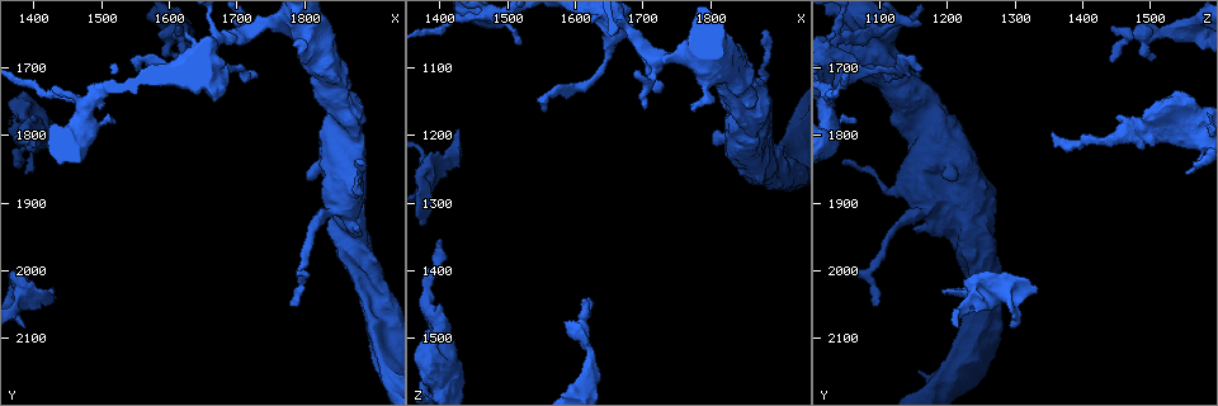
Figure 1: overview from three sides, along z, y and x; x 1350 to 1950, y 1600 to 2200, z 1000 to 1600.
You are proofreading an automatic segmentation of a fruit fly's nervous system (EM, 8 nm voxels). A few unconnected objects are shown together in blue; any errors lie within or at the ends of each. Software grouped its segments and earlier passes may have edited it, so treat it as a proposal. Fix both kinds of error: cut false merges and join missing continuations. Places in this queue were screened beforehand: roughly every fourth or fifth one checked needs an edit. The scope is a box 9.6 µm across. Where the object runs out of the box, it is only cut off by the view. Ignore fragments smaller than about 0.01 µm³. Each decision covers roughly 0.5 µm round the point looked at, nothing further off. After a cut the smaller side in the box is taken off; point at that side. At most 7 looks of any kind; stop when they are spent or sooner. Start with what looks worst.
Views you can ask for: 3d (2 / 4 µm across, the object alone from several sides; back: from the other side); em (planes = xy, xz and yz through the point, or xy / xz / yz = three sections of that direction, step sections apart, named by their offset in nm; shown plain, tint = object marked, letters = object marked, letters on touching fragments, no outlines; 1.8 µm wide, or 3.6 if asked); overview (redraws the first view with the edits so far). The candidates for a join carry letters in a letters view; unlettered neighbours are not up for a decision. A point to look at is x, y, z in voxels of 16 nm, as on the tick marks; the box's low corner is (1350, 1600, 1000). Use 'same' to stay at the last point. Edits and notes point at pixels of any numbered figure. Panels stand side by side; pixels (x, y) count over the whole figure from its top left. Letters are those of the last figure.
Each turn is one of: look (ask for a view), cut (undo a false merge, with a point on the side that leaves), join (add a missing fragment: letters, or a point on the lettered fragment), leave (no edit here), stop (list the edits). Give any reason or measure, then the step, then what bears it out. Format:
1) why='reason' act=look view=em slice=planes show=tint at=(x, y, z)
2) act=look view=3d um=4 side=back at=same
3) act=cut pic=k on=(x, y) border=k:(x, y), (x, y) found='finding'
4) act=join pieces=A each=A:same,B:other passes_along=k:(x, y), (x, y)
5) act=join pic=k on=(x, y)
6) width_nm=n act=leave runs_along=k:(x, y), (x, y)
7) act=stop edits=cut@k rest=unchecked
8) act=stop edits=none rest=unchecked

why='thin end' act=look view=3d um=4 at=(1430, 2035, 1195)

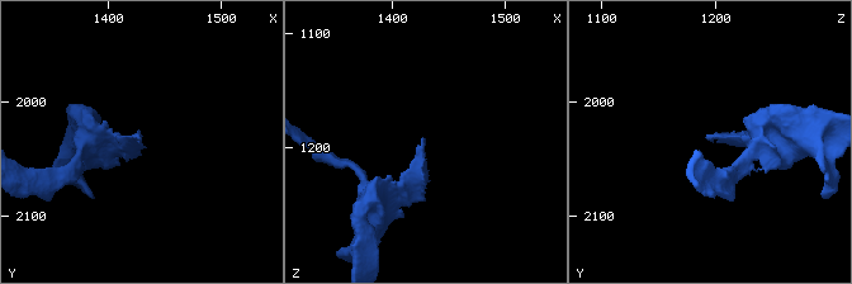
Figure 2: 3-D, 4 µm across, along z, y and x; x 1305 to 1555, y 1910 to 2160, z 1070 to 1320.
act=look view=em slice=planes show=tint at=(1430, 2034, 1194)

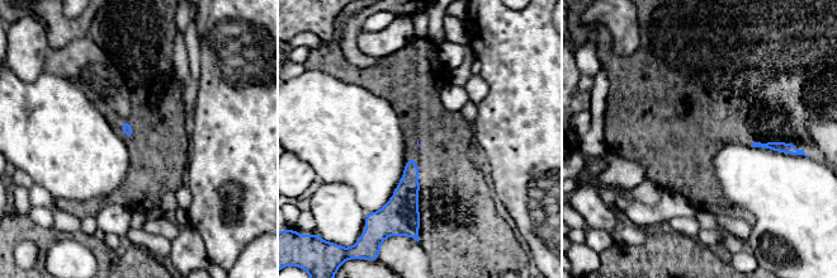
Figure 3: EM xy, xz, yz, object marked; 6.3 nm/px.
act=look view=em slice=planes show=letters at=same

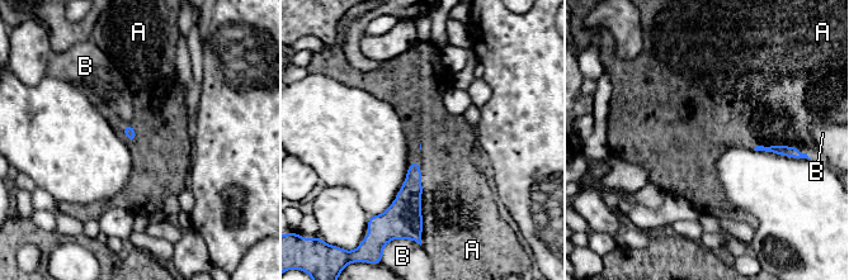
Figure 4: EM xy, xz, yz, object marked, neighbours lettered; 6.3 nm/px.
act=join pieces=A each=A:same,B:other passes_along=4:(397, 222), (420, 197), (458, 207) found='it goes on there'

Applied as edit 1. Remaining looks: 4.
why='an open end' act=look view=3d um=4 at=(1400, 1800, 1350)

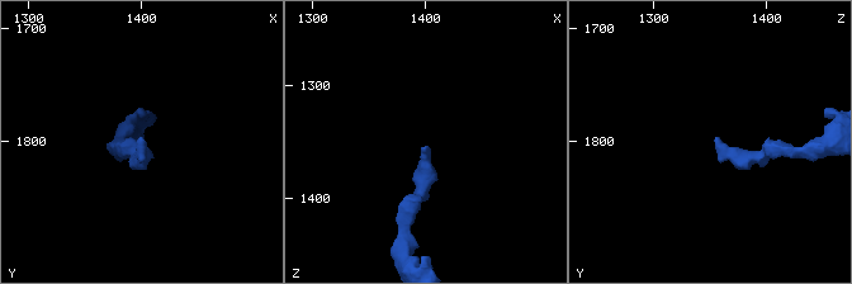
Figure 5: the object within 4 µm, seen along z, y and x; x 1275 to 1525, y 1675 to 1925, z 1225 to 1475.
why='shape alone is not enough' act=look view=em slice=yz step=4 show=tint at=(1398, 1798, 1354)

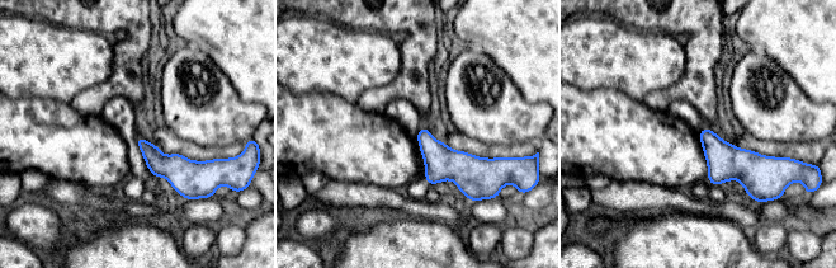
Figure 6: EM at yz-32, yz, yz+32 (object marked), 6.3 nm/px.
act=look view=em slice=planes show=letters at=same

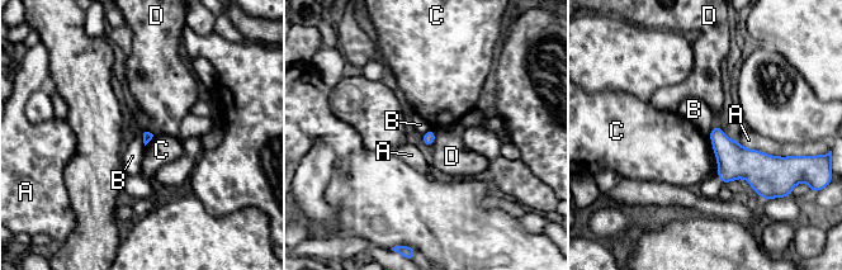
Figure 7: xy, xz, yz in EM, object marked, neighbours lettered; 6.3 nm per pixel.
act=leave each=A:other,B:other,C:other,D:other found='no lettered fragment goes on from it'

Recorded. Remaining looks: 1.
why='an open end' act=look view=em slice=planes show=letters at=(1620, 1635, 1440)

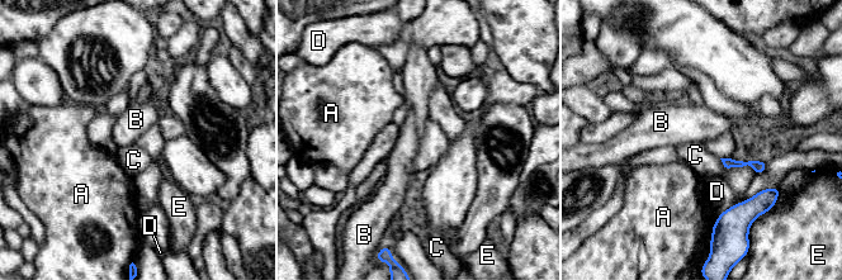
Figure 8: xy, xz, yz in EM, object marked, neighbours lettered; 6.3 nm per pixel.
act=leave each=A:other,B:other,C:other,D:other,E:other border=8:(719, 159), (755, 174) found='none of them fits'

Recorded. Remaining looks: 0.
act=stop edits=join@4 rest=unchecked

